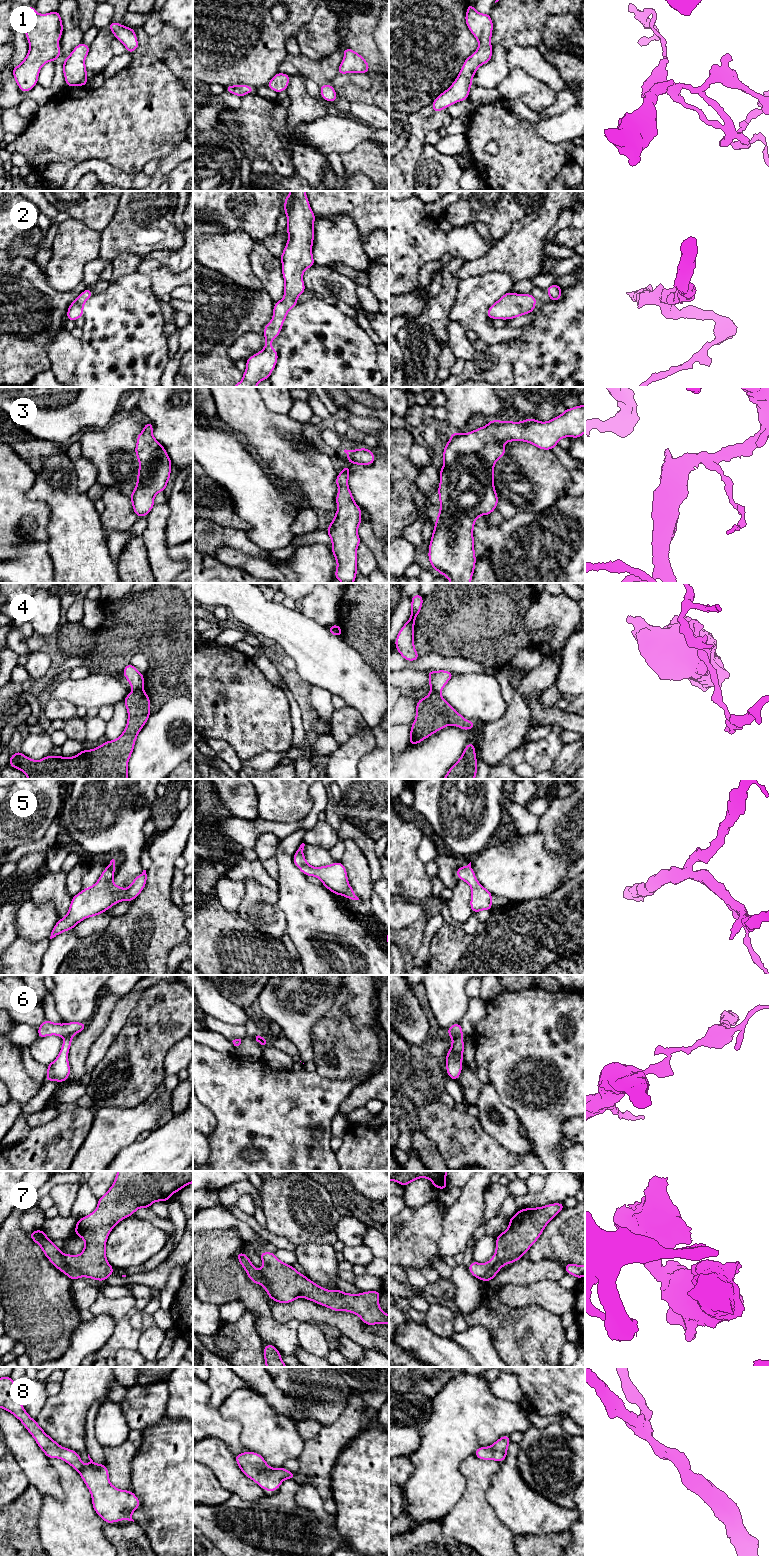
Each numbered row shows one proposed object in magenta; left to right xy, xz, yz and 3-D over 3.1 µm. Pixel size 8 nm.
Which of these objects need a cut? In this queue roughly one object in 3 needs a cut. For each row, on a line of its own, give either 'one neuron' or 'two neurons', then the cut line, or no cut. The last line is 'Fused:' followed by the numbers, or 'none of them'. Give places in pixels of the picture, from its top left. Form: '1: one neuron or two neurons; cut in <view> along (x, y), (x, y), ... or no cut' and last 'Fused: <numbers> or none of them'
1: one neuron; no cut
2: one neuron; no cut
3: one neuron; no cut
4: two neurons; cut in xy along (142, 688), (133, 691)
5: one neuron; no cut
6: two neurons; cut in yz along (461, 1036), (452, 1038)
7: one neuron; no cut
8: one neuron; no cut
Fused: 4, 6

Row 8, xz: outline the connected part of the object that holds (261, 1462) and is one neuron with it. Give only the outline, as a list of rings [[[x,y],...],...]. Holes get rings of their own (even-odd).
[[[243,1452],[235,1455],[236,1462],[245,1476],[257,1483],[262,1489],[273,1492],[279,1489],[283,1480],[295,1479],[296,1473],[284,1467],[271,1468],[262,1457],[255,1452]]]

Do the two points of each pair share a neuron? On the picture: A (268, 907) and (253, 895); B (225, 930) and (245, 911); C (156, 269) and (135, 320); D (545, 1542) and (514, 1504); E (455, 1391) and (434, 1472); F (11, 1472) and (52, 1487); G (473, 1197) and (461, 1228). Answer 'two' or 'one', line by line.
A: one
B: two
C: two
D: two
E: one
F: two
G: one

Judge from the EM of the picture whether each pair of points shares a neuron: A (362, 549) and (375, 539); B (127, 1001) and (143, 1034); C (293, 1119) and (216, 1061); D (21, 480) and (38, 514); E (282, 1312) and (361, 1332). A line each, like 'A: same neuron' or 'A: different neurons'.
A: different neurons
B: different neurons
C: same neuron
D: same neuron
E: same neuron

